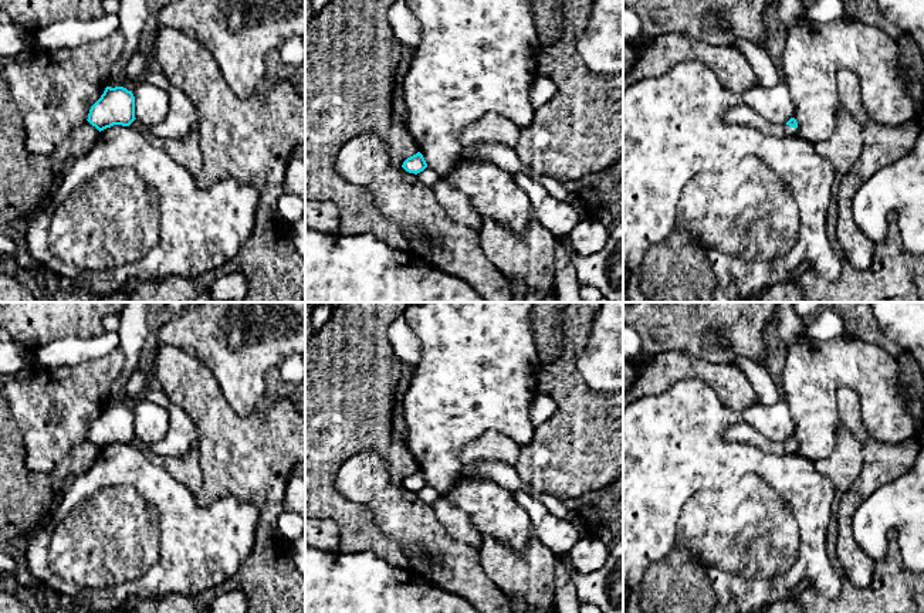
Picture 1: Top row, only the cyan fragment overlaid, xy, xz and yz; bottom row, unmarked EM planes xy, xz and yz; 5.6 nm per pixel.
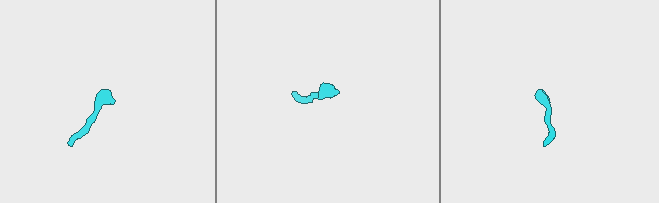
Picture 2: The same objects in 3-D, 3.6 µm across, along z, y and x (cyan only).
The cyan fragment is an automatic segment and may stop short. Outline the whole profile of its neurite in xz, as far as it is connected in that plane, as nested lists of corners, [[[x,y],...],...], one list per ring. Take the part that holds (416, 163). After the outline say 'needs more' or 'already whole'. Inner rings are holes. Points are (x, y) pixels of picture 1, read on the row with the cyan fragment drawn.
[[[417,152],[416,155],[407,158],[405,160],[402,167],[409,173],[417,175],[427,167],[427,163],[426,163],[423,155],[420,152]]]; already whole

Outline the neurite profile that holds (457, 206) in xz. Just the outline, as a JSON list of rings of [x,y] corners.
[[[443,177],[433,183],[430,190],[451,220],[475,230],[481,228],[483,217],[473,209],[466,193],[451,186]]]

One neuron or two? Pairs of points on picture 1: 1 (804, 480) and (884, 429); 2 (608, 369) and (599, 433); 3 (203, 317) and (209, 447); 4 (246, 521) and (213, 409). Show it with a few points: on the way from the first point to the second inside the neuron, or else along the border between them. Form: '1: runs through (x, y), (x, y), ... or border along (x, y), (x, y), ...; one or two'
1: border along (796, 451), (814, 463); two
2: border along (578, 371), (592, 389), (608, 392); two
3: border along (176, 346), (196, 356), (213, 375), (222, 392); two
4: border along (206, 505), (247, 500), (257, 525); two

